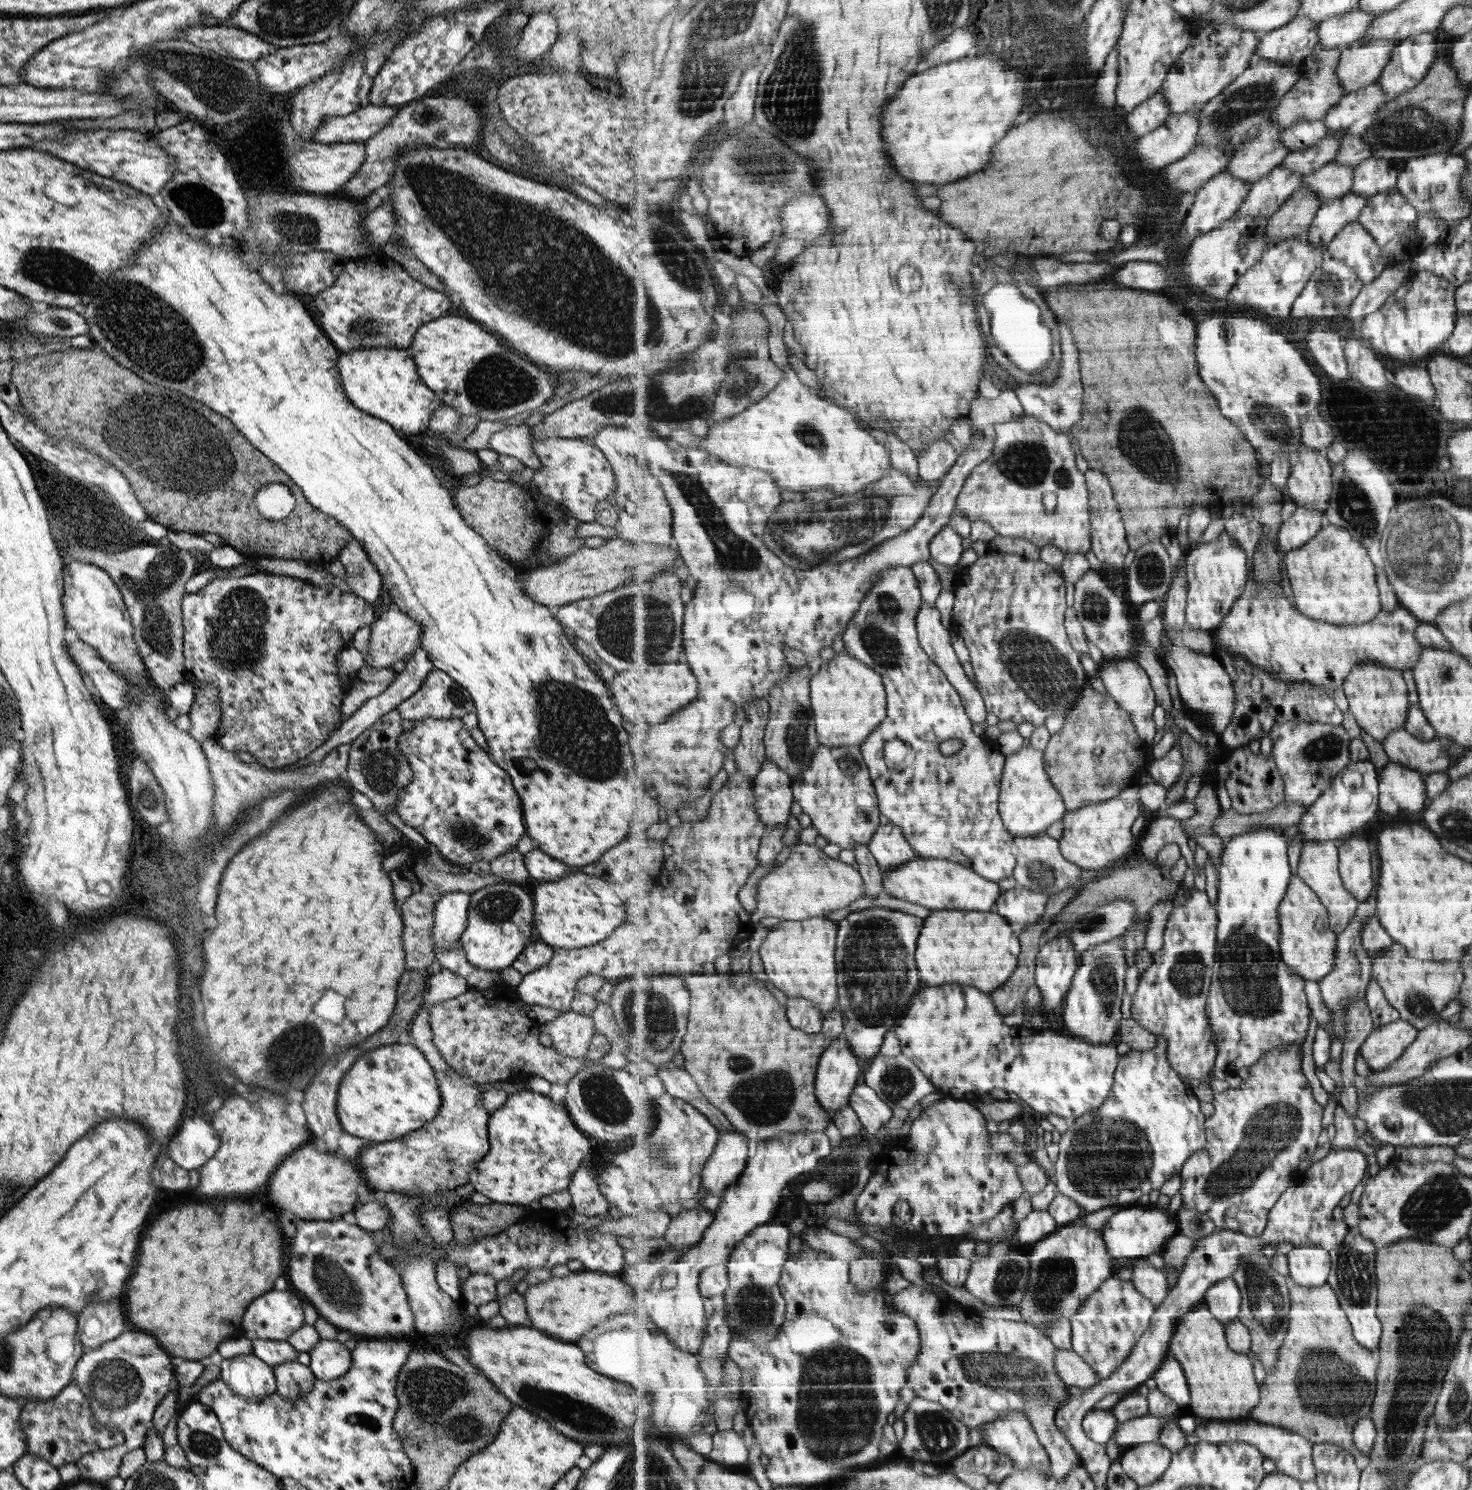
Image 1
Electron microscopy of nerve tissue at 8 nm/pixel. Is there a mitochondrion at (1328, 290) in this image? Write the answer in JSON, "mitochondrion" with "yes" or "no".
{"mitochondrion":"yes"}

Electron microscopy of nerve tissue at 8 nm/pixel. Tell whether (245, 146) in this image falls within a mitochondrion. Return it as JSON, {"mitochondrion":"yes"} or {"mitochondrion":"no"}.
{"mitochondrion":"no"}

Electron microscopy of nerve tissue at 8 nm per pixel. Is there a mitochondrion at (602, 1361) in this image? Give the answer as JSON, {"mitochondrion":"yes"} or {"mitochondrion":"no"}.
{"mitochondrion":"no"}

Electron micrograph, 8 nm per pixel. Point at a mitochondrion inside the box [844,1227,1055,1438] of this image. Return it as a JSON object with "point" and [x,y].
{"point":[1009,1371]}

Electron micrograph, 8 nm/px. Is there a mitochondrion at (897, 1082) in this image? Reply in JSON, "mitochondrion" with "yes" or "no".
{"mitochondrion":"yes"}

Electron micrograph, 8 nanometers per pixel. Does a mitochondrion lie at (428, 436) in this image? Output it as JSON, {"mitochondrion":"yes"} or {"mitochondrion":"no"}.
{"mitochondrion":"no"}

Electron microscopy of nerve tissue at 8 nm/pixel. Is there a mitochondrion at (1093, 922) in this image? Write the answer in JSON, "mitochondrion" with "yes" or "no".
{"mitochondrion":"yes"}

